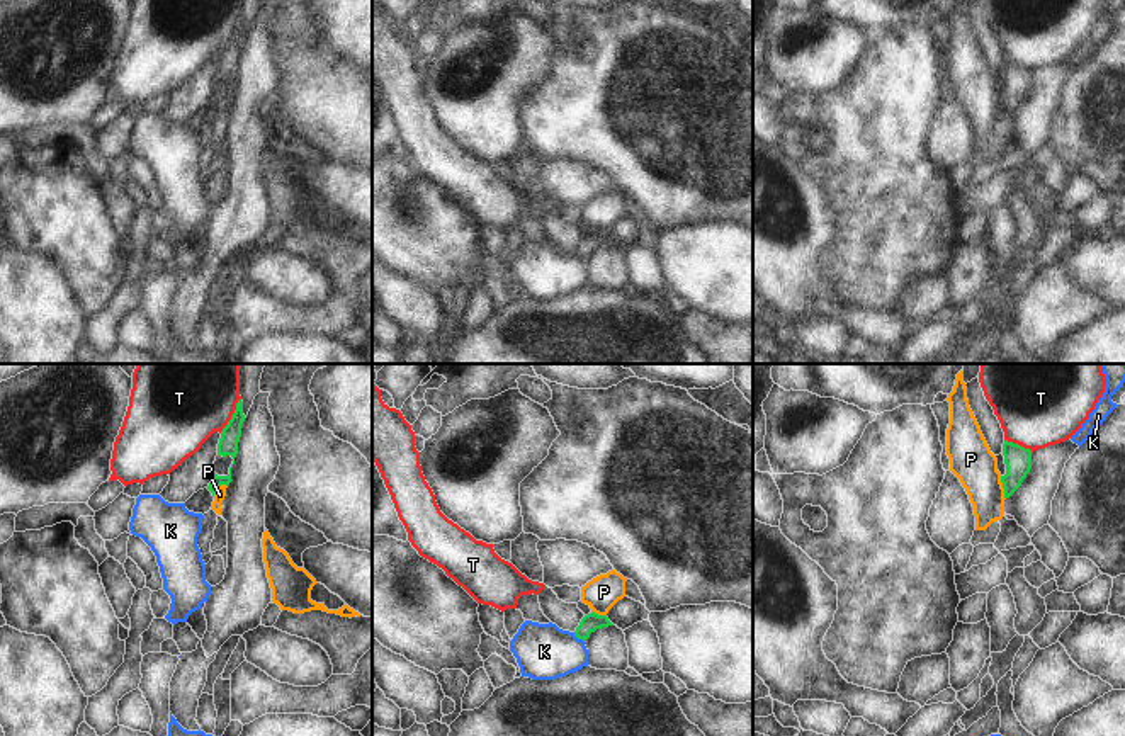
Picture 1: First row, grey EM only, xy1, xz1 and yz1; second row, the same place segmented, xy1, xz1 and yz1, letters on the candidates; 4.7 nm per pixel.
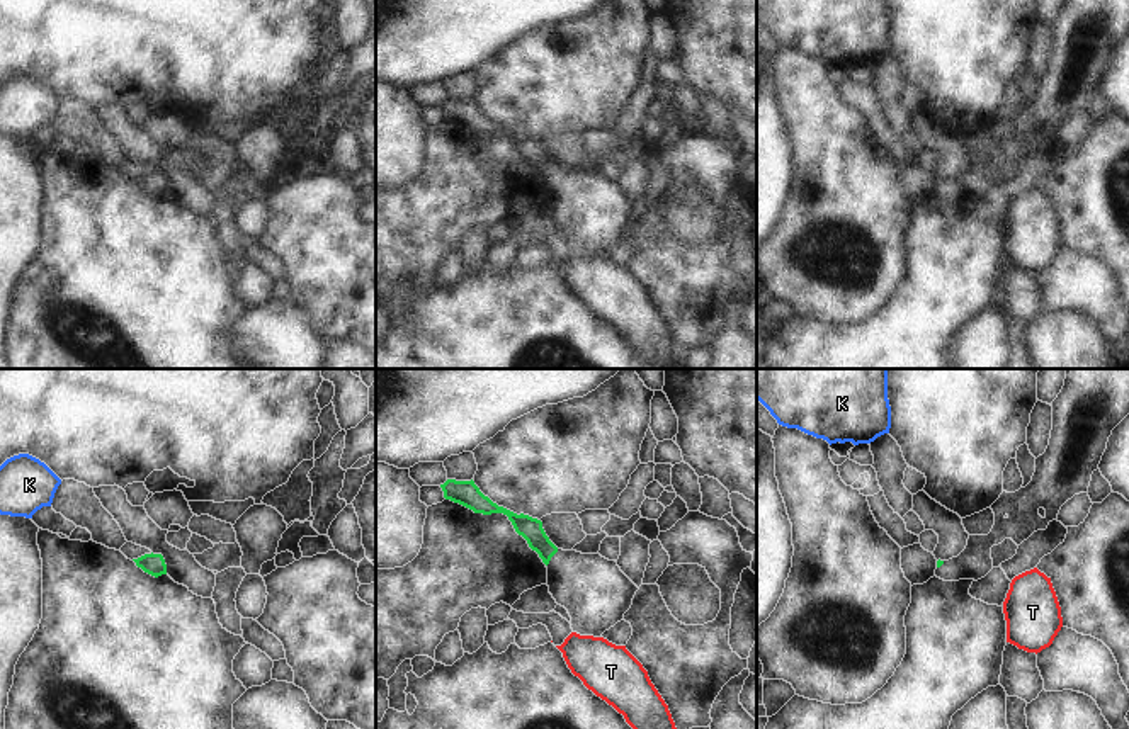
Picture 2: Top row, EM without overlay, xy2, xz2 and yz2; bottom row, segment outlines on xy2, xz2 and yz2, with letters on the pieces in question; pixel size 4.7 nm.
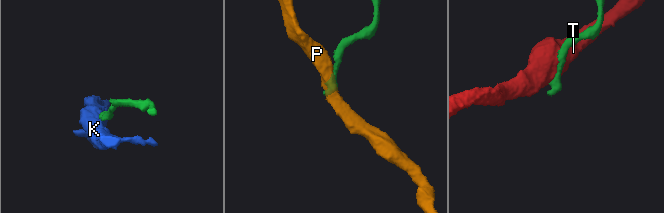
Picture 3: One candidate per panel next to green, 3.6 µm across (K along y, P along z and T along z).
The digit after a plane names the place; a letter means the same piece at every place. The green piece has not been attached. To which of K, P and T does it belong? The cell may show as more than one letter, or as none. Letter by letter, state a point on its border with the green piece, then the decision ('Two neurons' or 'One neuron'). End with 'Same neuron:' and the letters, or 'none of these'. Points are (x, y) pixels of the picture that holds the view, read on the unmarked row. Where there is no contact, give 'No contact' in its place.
K: Touches green at xz1 (578, 257). Two neurons
P: Touches green at yz1 (1003, 106). Two neurons
T: Touches green at xy1 (233, 34). Two neurons
Same neuron: none of these

